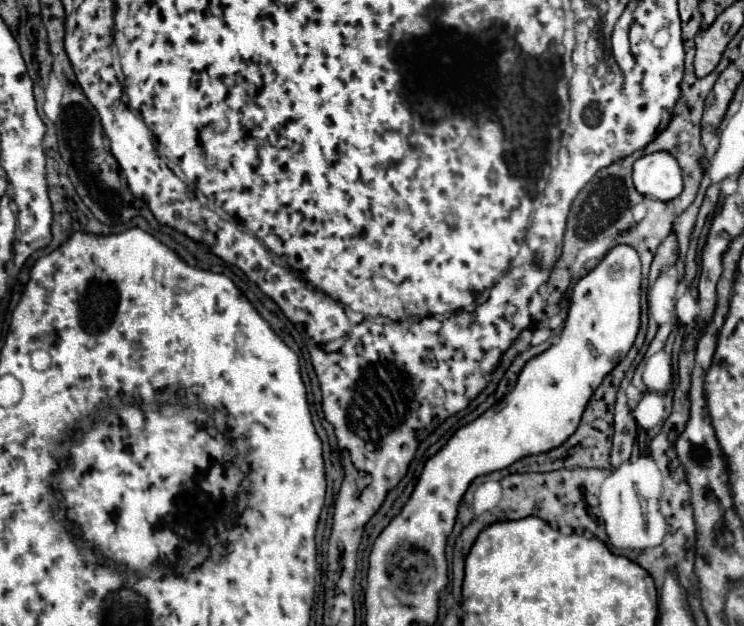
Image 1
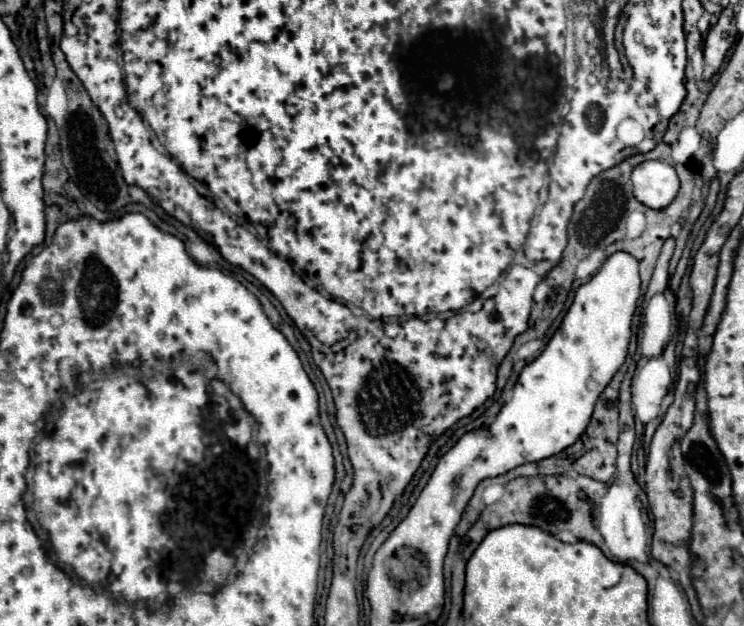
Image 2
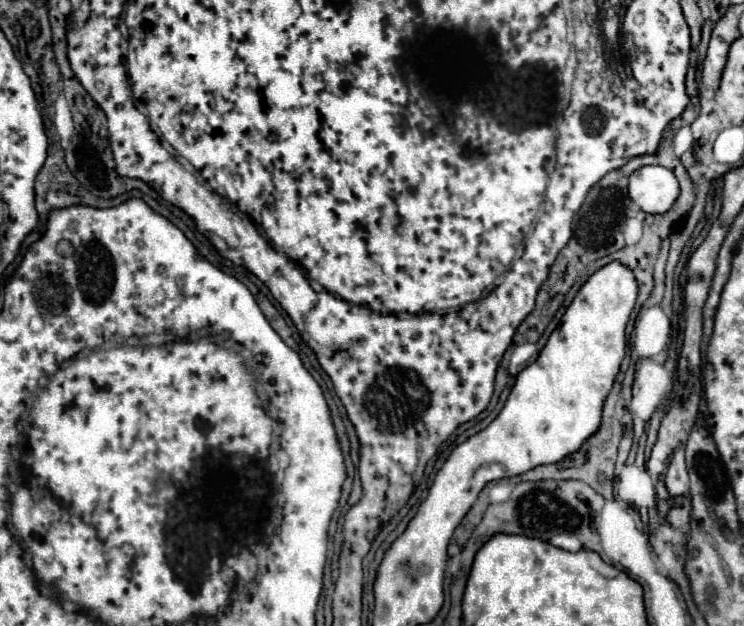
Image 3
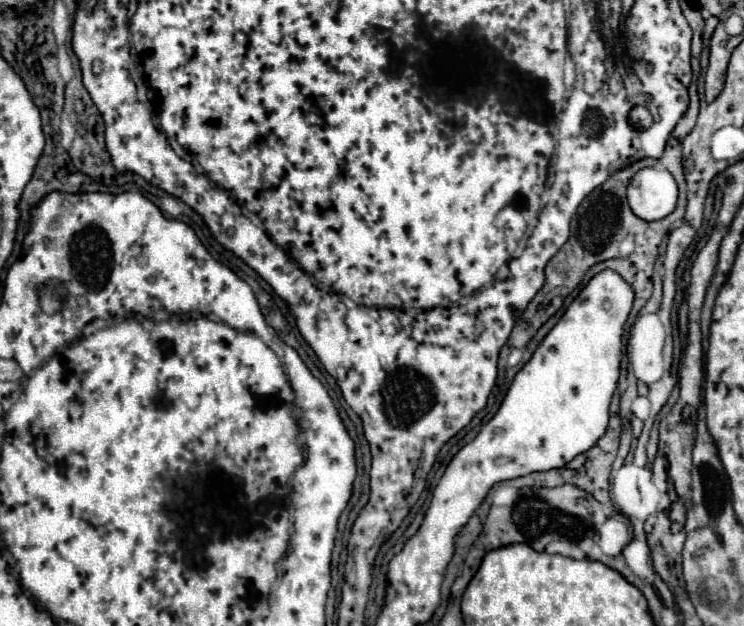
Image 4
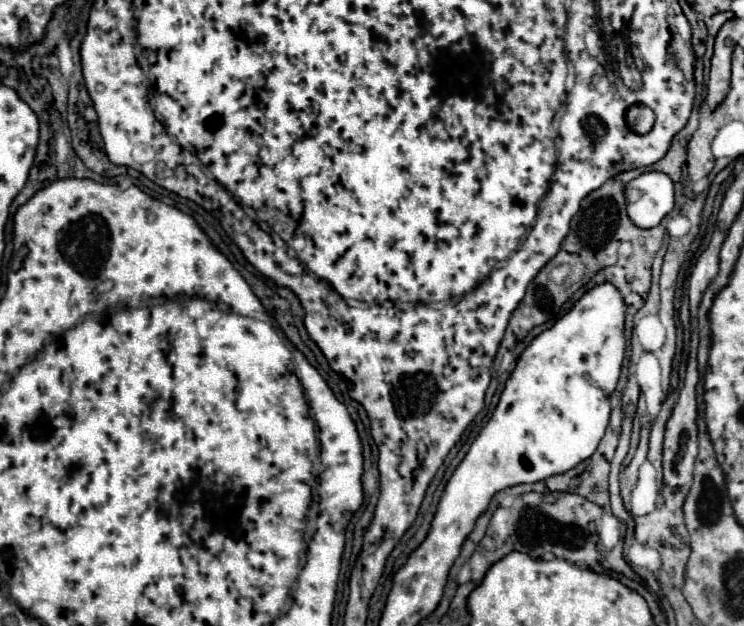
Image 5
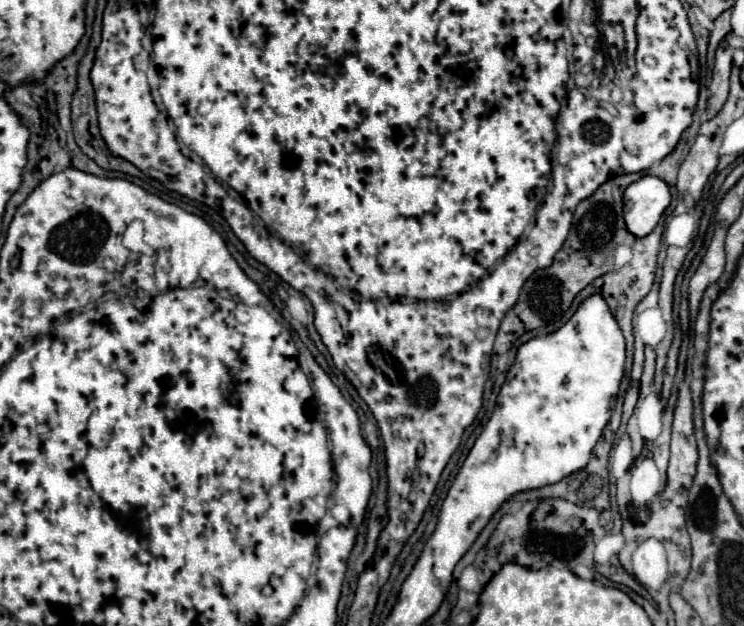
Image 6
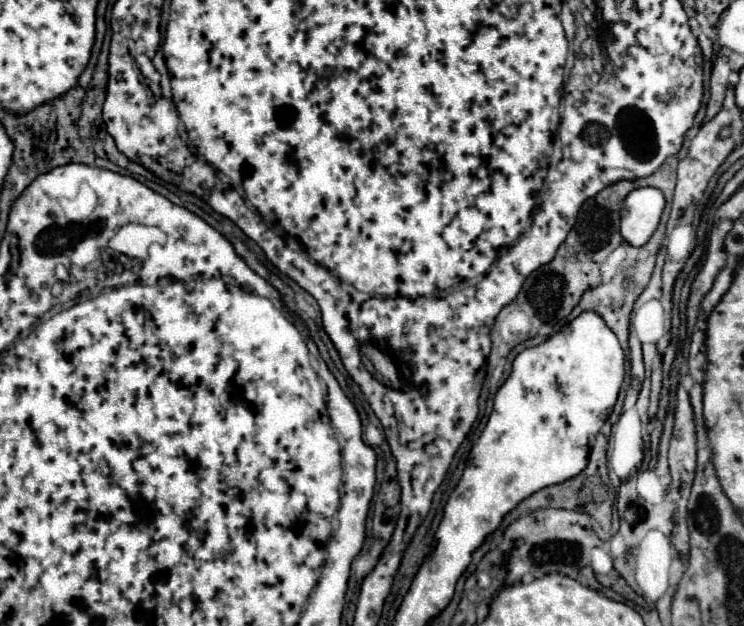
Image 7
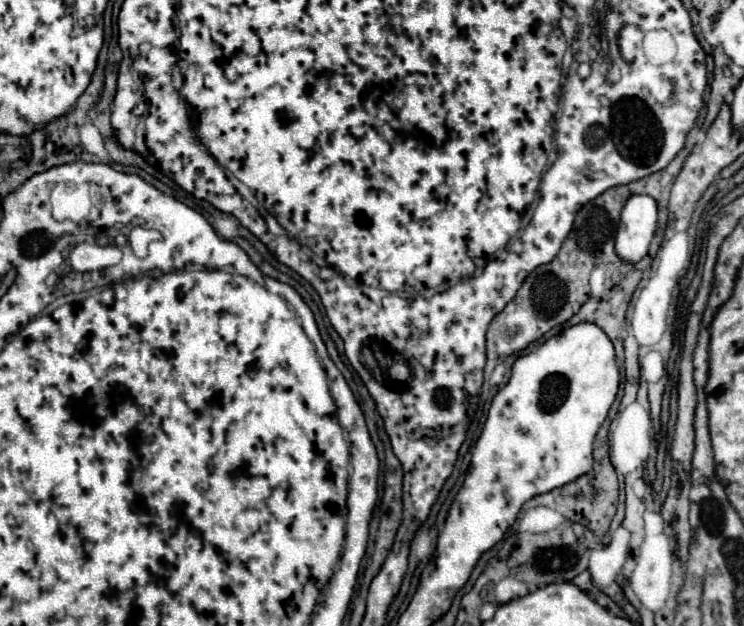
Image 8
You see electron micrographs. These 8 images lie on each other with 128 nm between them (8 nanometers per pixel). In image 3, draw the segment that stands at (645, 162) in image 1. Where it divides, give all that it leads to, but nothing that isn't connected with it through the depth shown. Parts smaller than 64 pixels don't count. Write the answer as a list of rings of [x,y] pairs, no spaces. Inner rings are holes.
[[[642,166],[630,176],[630,198],[646,214],[664,214],[680,194],[676,176],[664,166]]]

